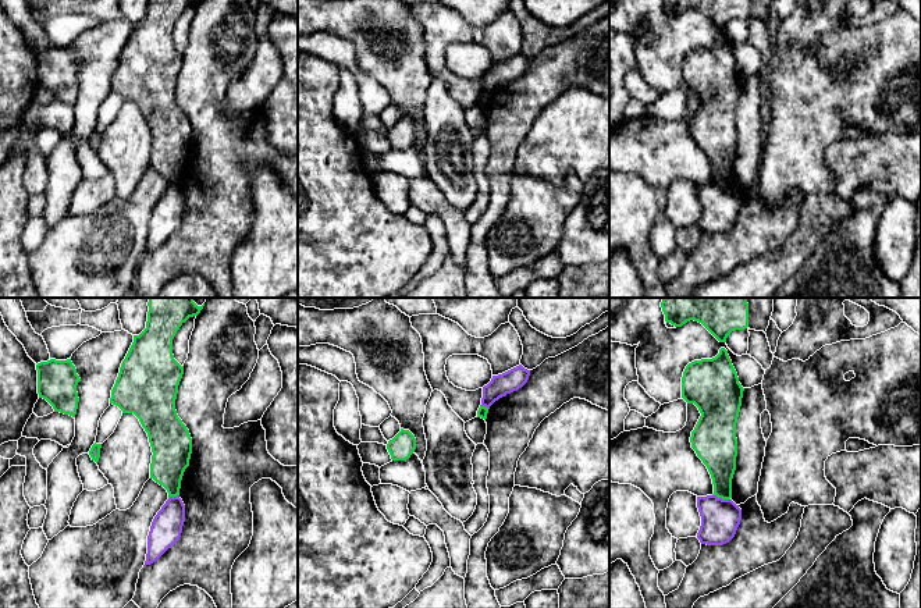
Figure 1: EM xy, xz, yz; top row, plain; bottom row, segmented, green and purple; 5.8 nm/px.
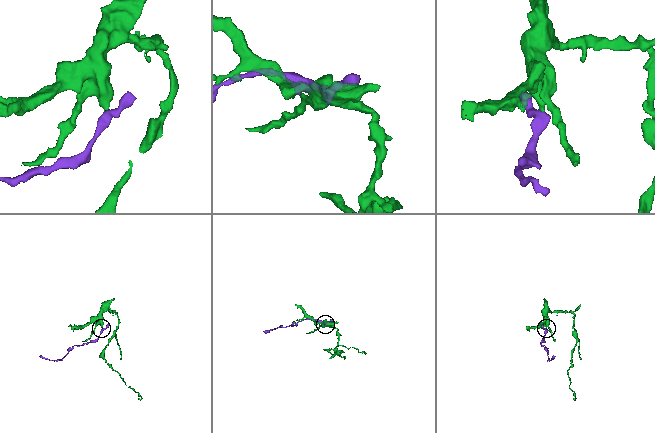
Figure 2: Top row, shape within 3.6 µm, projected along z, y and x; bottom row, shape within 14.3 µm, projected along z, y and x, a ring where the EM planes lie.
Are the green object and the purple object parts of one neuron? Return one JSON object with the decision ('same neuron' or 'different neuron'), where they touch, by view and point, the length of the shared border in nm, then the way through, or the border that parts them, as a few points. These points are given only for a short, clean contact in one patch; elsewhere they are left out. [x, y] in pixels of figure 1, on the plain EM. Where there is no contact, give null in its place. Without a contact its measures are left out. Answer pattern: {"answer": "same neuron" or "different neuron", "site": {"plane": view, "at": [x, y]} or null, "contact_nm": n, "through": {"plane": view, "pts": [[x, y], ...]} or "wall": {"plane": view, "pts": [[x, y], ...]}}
{"answer": "different neuron", "site": {"plane": "yz", "at": [721, 185]}, "contact_nm": 110, "wall": {"plane": "yz", "pts": [[713, 182], [729, 188]]}}

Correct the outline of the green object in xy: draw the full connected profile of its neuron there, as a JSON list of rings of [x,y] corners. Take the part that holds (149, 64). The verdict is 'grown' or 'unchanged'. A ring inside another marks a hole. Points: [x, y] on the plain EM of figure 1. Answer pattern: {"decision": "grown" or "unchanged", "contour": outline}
{"decision": "unchanged", "contour": [[[147,0],[146,17],[134,24],[134,31],[121,51],[118,65],[111,78],[110,92],[118,95],[122,102],[134,102],[152,135],[150,167],[163,174],[168,185],[179,184],[181,168],[189,154],[192,127],[189,118],[178,106],[175,88],[178,74],[184,63],[173,43],[173,28],[179,15],[200,0]]]}

